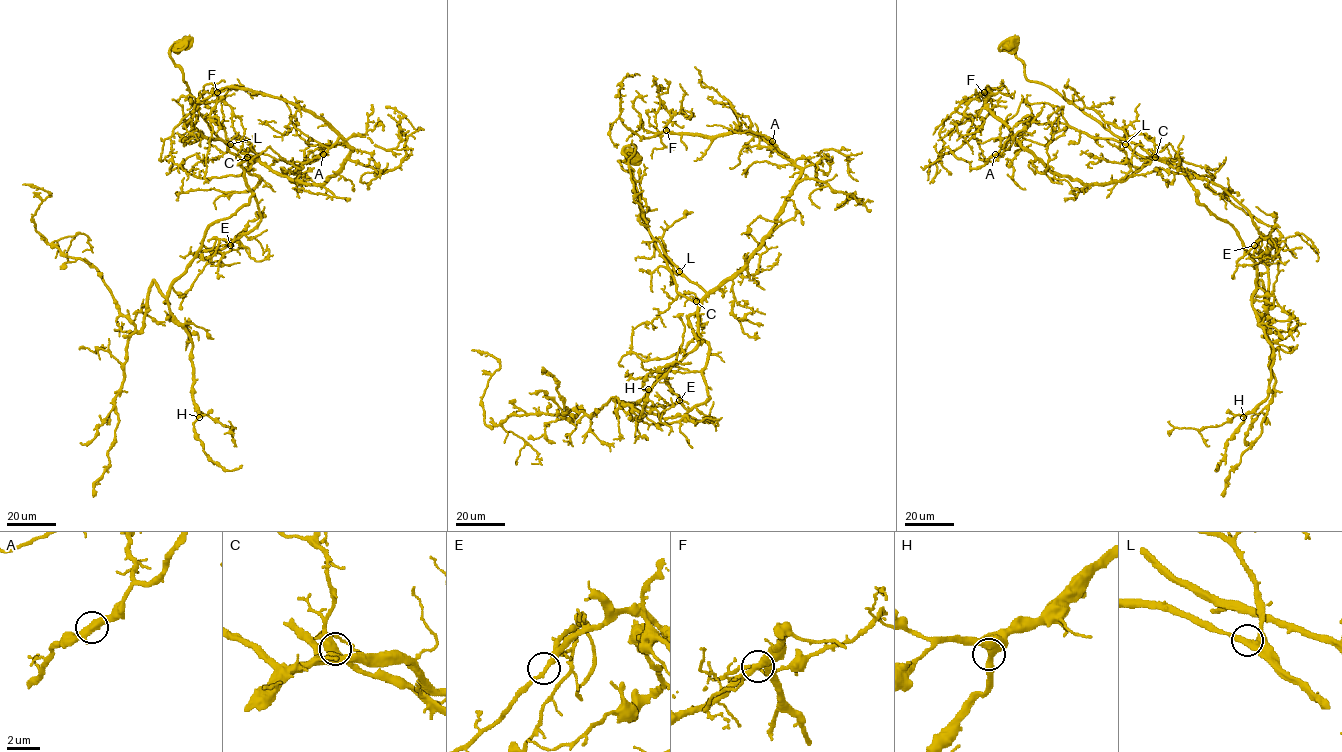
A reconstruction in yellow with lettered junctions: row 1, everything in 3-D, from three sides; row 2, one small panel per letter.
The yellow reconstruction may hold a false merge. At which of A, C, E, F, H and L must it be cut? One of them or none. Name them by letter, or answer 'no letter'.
no letter

